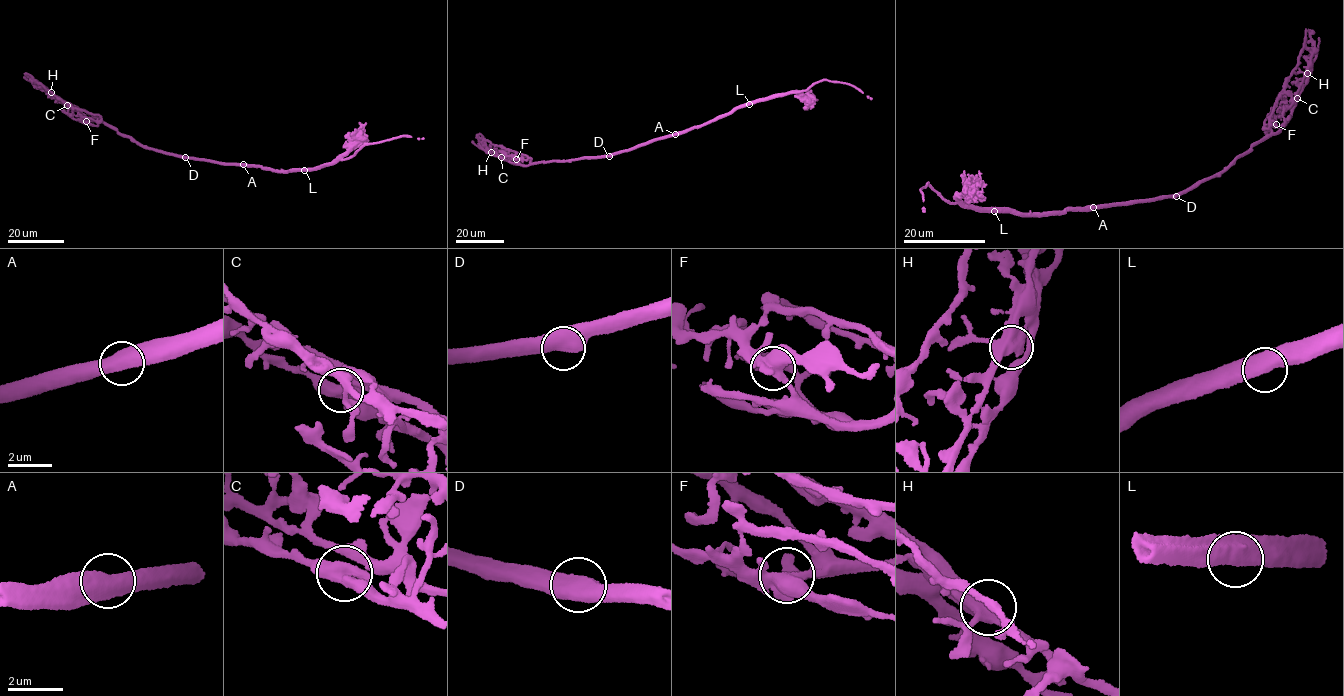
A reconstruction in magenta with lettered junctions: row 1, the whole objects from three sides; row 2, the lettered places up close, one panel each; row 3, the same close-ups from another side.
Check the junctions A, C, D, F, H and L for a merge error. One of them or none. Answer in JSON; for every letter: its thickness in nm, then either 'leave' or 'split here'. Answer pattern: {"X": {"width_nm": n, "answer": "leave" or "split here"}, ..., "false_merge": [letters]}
{"A": {"width_nm": 550, "answer": "leave"}, "C": {"width_nm": 440, "answer": "leave"}, "D": {"width_nm": 550, "answer": "leave"}, "F": {"width_nm": 420, "answer": "leave"}, "H": {"width_nm": 460, "answer": "leave"}, "L": {"width_nm": 550, "answer": "leave"}, "false_merge": []}

